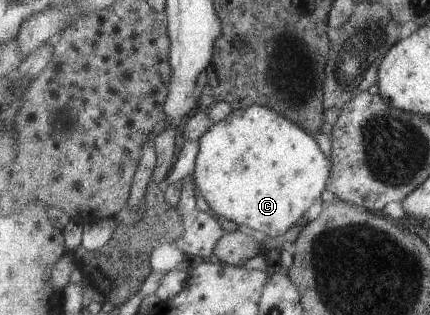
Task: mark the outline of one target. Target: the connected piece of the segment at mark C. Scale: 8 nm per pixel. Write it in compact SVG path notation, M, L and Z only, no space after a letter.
M263 105L235 109L227 119L215 124L201 137L199 149L195 185L213 213L237 225L261 231L266 238L287 233L309 209L322 204L321 195L327 190L332 176L332 159L325 157L316 137L285 115Z

